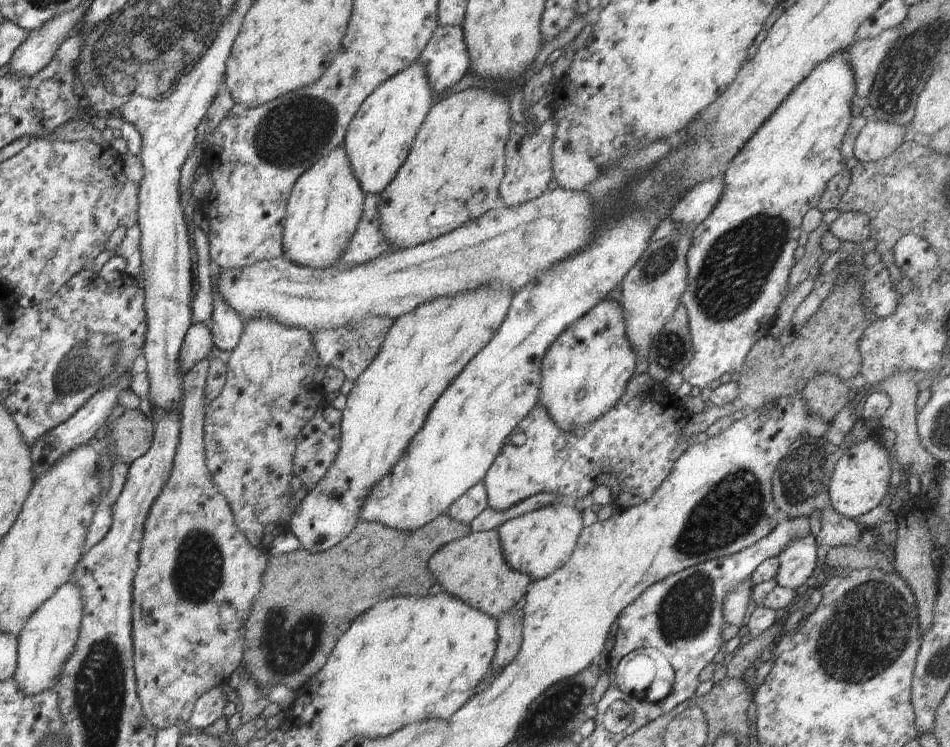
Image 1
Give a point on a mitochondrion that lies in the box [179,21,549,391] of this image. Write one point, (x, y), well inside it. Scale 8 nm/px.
(292, 134)

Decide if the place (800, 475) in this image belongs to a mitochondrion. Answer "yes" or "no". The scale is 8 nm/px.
yes

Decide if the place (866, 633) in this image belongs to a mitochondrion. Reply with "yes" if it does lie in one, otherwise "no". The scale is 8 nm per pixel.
yes

